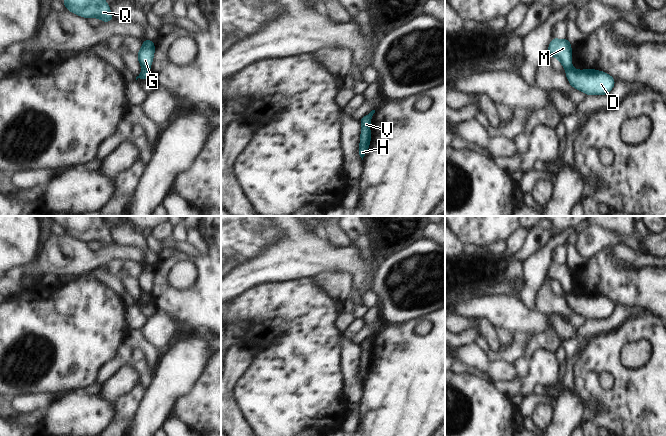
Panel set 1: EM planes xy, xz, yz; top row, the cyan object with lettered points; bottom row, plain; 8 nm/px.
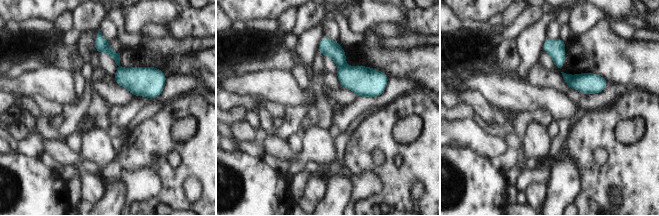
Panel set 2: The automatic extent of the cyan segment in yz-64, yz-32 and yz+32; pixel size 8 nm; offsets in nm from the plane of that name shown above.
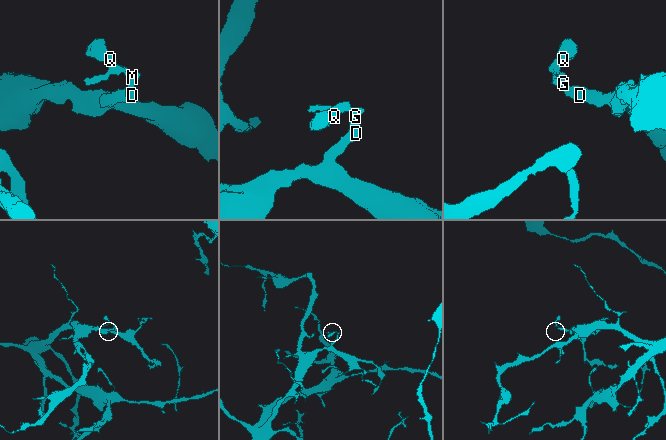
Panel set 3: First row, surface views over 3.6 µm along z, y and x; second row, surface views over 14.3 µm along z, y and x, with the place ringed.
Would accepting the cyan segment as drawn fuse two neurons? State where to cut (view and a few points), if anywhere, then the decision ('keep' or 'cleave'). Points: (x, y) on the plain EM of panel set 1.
cut in yz along (571, 291), (566, 294); cleave

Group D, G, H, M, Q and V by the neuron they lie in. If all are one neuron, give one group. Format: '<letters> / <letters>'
D H V / G M Q

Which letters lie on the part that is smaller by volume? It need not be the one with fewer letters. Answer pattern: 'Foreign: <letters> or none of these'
Foreign: G, M, Q

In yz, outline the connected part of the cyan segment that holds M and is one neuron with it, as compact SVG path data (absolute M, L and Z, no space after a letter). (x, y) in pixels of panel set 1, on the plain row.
M552 261L548 270L548 279L556 281L565 294L572 292L572 267L568 263Z

